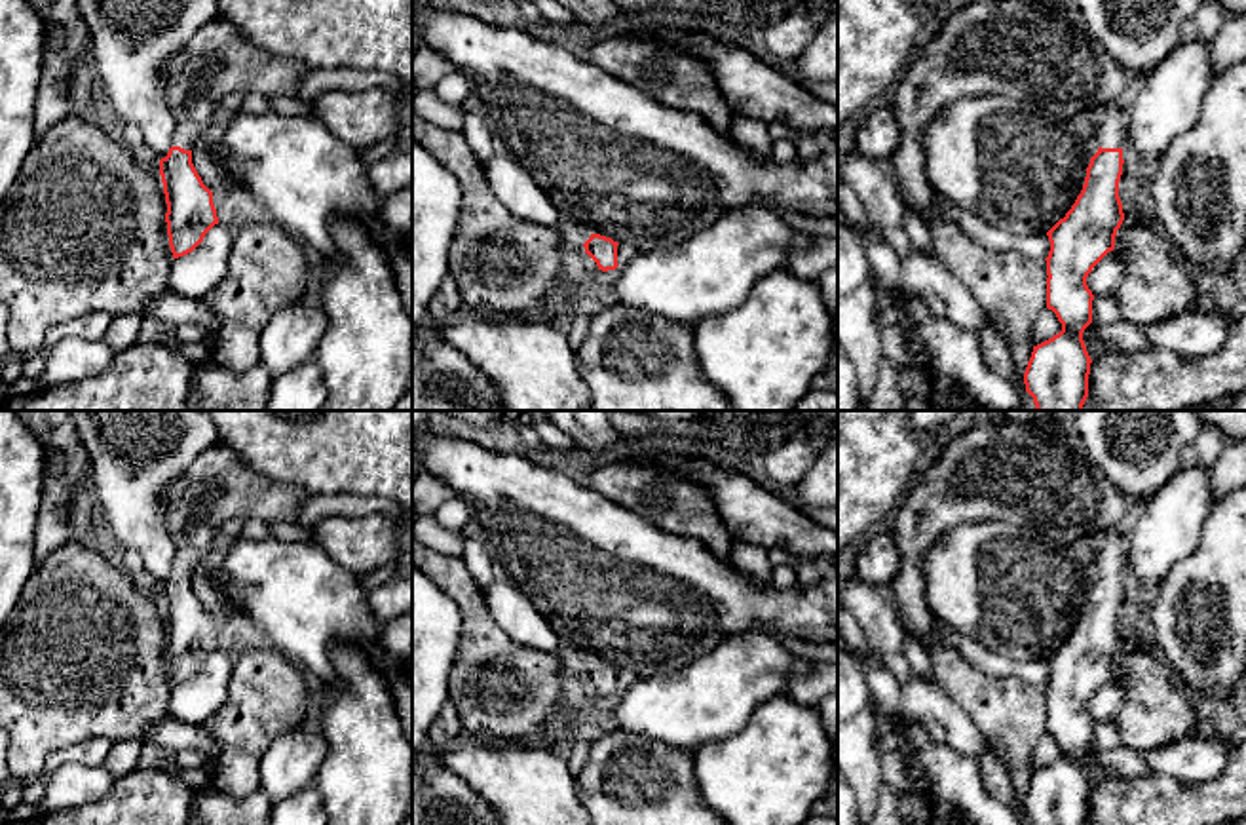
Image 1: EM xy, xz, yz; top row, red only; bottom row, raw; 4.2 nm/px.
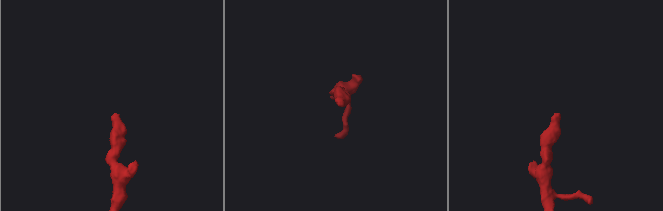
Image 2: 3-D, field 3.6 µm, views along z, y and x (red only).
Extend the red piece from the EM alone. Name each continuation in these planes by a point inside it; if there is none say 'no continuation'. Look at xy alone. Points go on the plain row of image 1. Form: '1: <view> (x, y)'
1: xy (198, 540)

